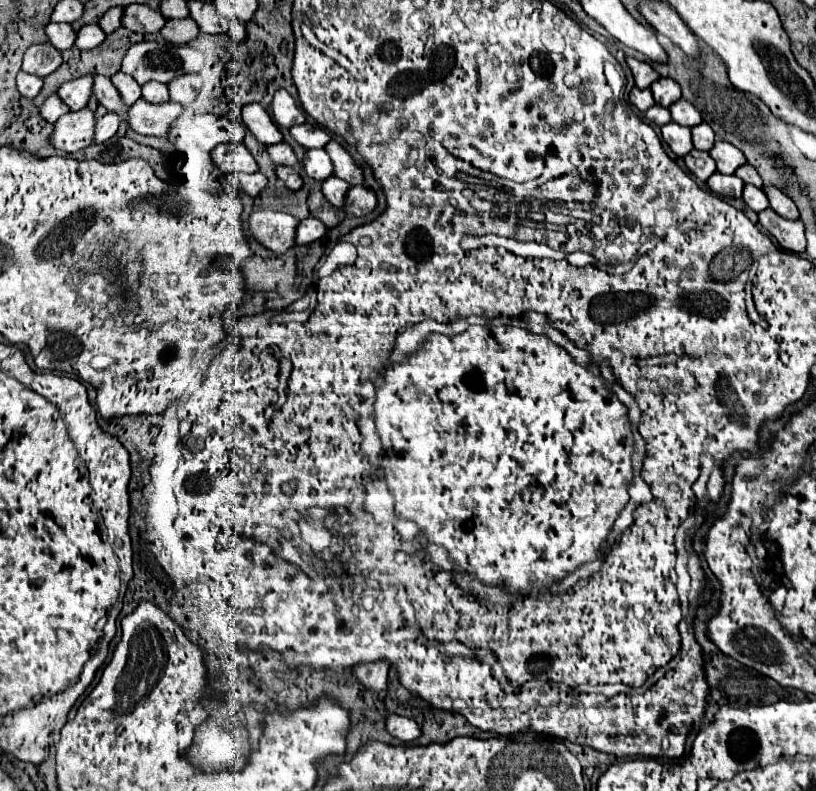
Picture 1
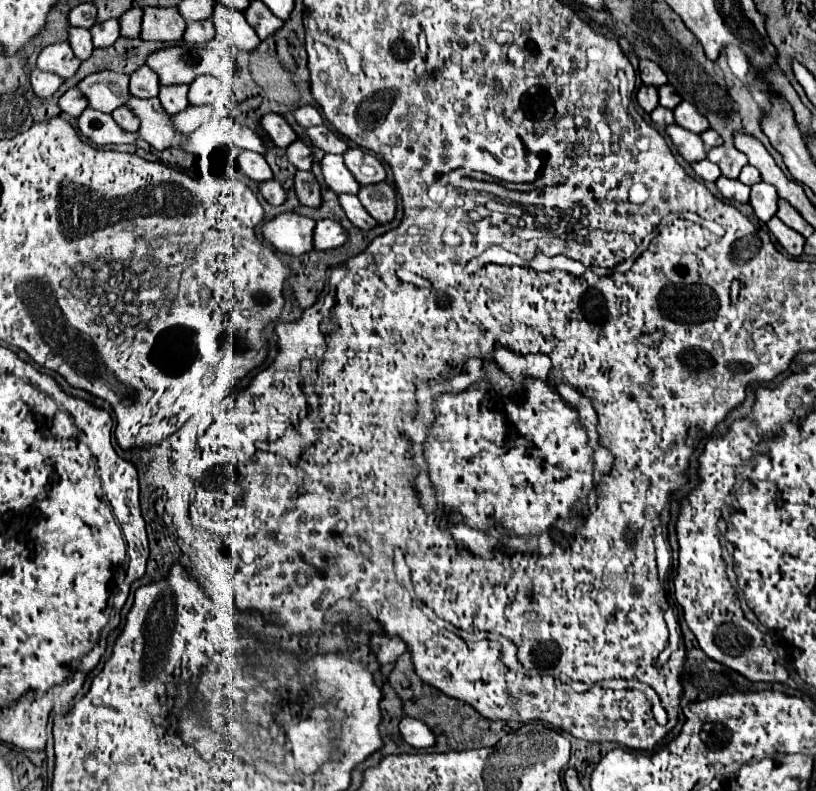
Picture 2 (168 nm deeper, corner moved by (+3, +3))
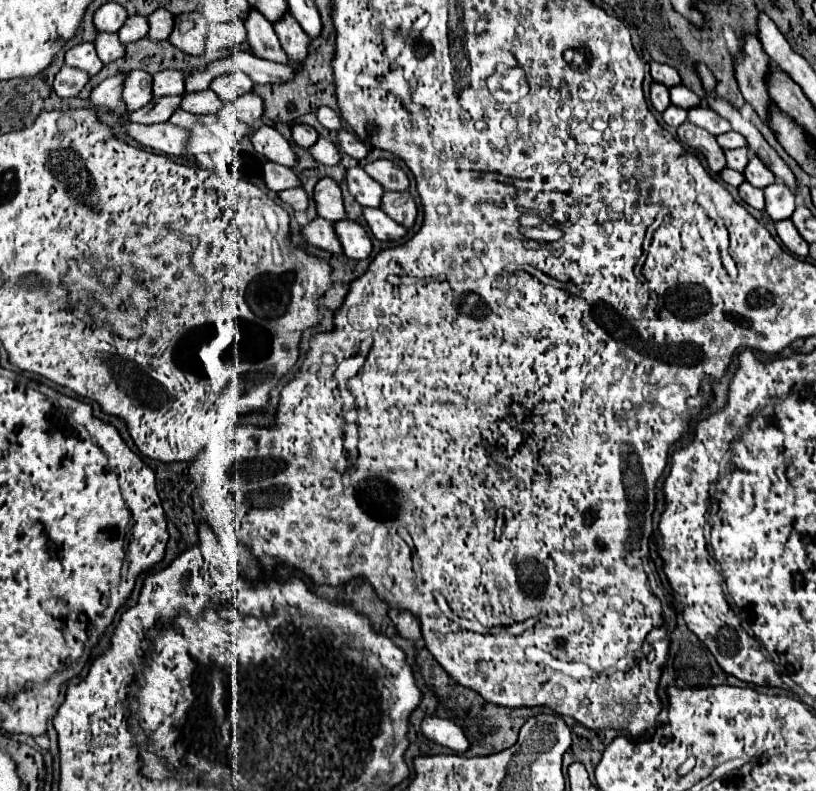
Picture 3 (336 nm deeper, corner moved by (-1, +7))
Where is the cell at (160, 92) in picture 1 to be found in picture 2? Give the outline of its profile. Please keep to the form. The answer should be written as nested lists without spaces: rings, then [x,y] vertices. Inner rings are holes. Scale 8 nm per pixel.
[[[170,85],[170,87],[162,87],[158,99],[162,101],[162,107],[172,115],[184,111],[190,101],[188,101],[188,85]]]

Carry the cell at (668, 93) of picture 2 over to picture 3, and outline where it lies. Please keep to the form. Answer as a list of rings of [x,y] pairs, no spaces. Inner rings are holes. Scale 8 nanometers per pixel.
[[[684,85],[670,87],[670,99],[672,99],[672,105],[676,105],[676,107],[684,107],[684,109],[696,107],[696,105],[700,103],[700,99],[696,97],[696,93],[692,93],[690,89],[686,89]]]

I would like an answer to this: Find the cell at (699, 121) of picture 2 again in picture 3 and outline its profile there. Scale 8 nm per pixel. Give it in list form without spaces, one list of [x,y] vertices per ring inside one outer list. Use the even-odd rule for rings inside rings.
[[[704,105],[688,109],[688,121],[702,127],[702,129],[706,129],[712,135],[720,135],[720,133],[730,131],[728,121],[724,121],[720,115],[716,115],[712,109],[708,109]]]

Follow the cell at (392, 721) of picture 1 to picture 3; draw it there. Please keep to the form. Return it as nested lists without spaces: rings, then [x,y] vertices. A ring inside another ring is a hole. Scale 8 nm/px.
[[[424,717],[420,723],[422,735],[438,745],[444,745],[456,753],[464,753],[468,749],[468,739],[464,737],[464,733],[458,729],[458,725],[454,725],[448,719],[440,719],[440,717]]]

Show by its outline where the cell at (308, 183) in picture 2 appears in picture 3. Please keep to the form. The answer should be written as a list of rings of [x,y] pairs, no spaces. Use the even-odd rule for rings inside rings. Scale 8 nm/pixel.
[[[324,177],[324,179],[320,179],[316,183],[316,187],[314,187],[314,203],[316,203],[318,215],[328,219],[328,221],[340,221],[340,219],[346,217],[340,187],[330,177]]]

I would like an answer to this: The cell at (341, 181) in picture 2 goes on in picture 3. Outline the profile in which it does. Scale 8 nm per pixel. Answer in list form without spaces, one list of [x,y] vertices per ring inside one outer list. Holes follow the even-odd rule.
[[[360,165],[346,169],[346,183],[348,183],[348,191],[354,195],[354,199],[360,205],[380,207],[380,197],[384,193],[384,189],[370,175],[366,175]]]

